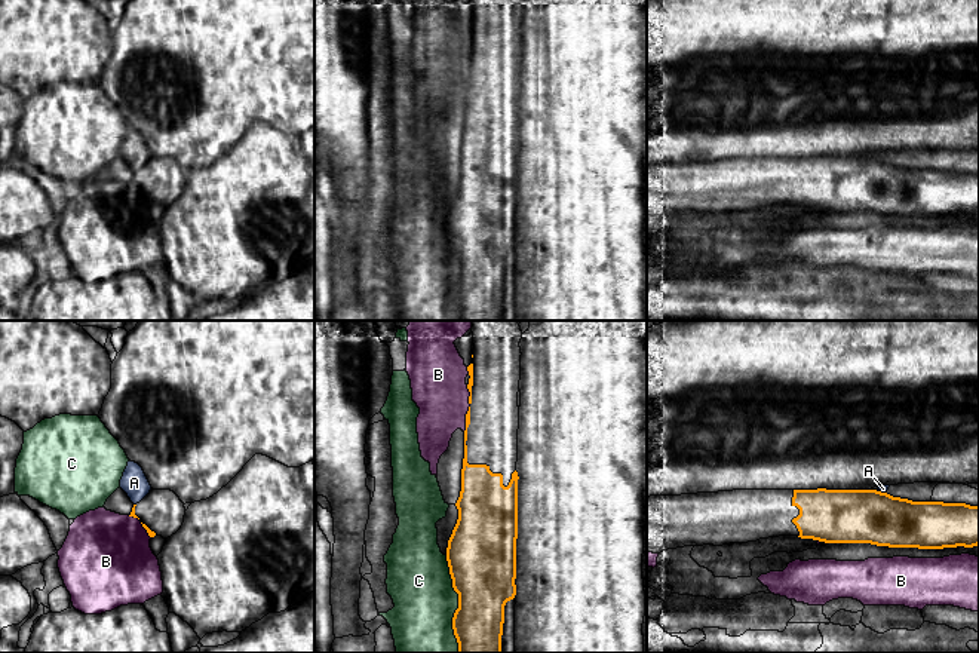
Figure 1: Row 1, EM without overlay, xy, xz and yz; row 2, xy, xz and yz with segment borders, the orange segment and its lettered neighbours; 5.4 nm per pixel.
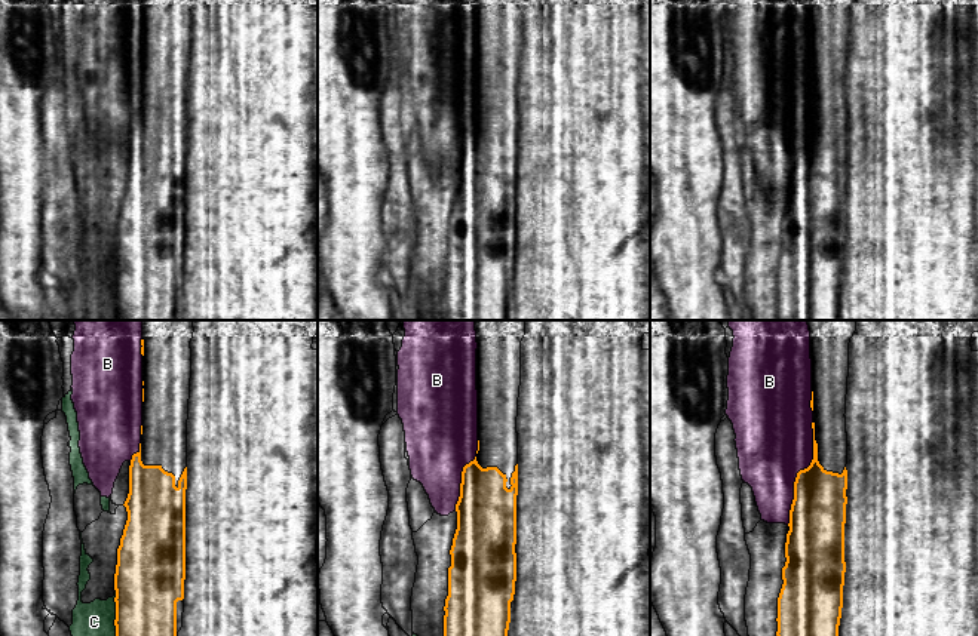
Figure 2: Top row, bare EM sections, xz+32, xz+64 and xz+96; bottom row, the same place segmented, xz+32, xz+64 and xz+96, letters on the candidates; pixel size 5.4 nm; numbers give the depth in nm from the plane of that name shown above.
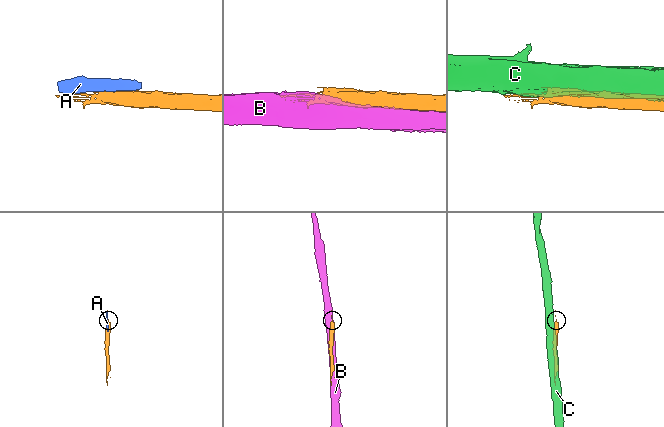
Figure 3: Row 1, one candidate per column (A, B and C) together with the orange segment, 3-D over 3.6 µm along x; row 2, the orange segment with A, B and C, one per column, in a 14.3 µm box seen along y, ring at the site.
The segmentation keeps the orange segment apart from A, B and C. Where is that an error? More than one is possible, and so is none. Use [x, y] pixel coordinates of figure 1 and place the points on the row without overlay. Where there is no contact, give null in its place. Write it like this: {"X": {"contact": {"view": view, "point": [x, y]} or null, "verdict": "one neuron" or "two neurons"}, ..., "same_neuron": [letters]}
{"A": {"contact": {"view": "yz", "point": [883, 161]}, "verdict": "two neurons"}, "B": {"contact": {"view": "xz", "point": [469, 76]}, "verdict": "two neurons"}, "C": {"contact": {"view": "xz", "point": [459, 272]}, "verdict": "two neurons"}, "same_neuron": []}

